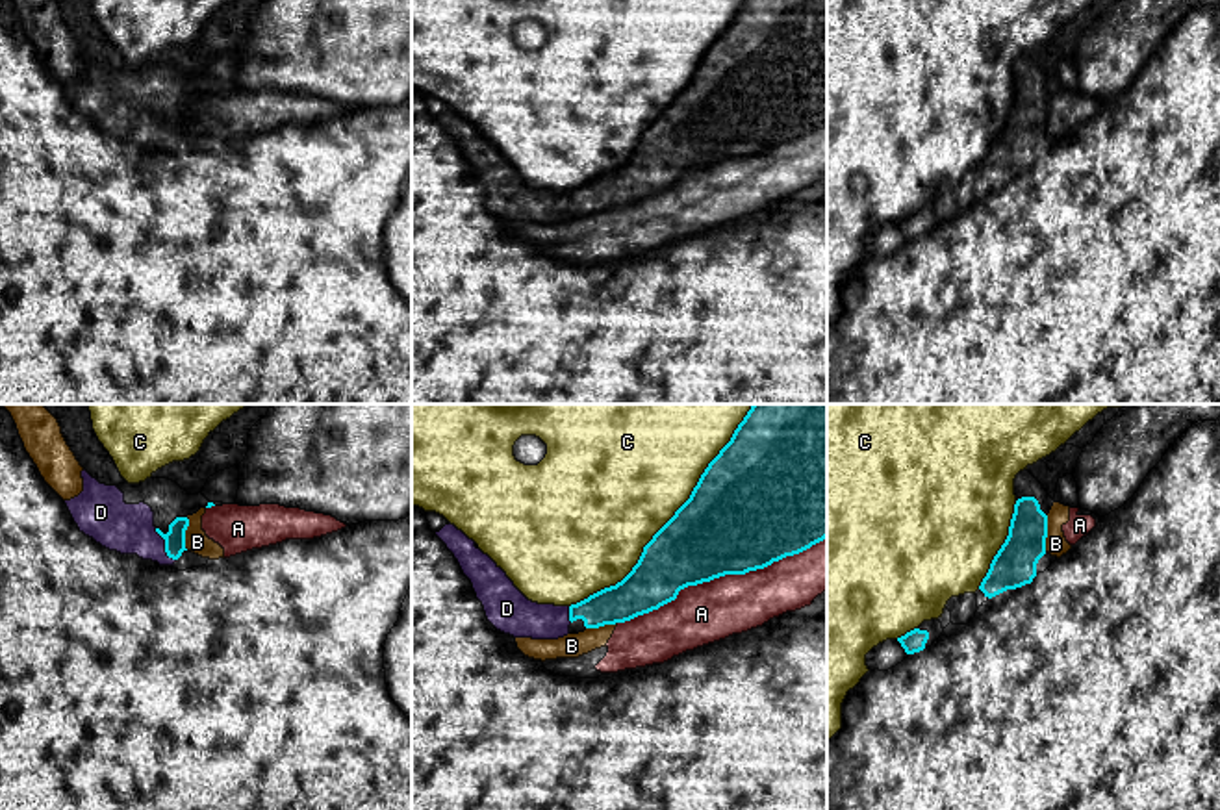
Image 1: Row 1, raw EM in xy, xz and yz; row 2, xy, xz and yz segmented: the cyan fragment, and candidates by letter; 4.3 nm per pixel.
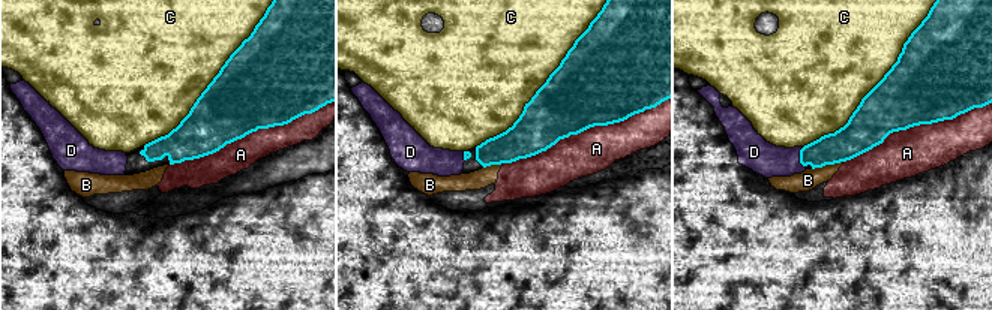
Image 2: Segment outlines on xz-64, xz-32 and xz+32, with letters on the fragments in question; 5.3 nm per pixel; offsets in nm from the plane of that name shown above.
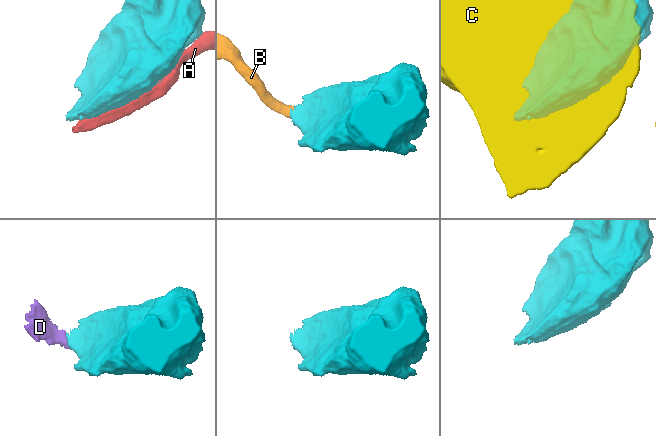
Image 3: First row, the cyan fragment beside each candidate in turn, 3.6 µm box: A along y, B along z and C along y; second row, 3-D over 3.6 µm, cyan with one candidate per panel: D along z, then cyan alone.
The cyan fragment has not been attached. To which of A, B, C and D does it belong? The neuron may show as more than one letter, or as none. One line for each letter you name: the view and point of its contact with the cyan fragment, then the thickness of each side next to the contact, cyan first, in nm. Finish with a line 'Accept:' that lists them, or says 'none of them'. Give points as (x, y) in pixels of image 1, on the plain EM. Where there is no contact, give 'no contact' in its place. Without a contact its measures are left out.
D: xy (165, 130) | 100/220 nm
Accept: D

